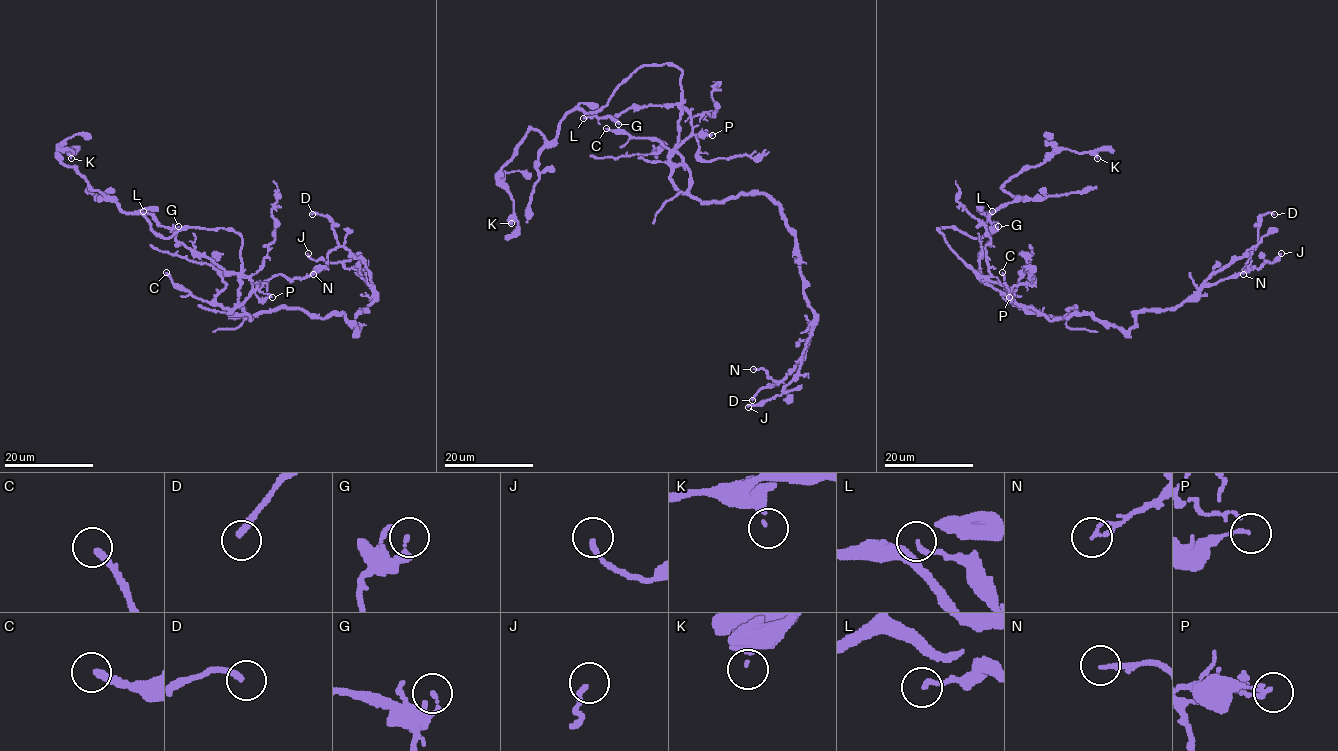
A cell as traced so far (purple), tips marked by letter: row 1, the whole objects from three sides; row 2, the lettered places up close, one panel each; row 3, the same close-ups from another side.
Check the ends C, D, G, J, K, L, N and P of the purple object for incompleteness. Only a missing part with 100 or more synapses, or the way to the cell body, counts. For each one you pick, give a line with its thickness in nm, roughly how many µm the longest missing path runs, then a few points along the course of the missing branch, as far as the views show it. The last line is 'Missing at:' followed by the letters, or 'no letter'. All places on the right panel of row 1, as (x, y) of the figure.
Missing at: no letter

